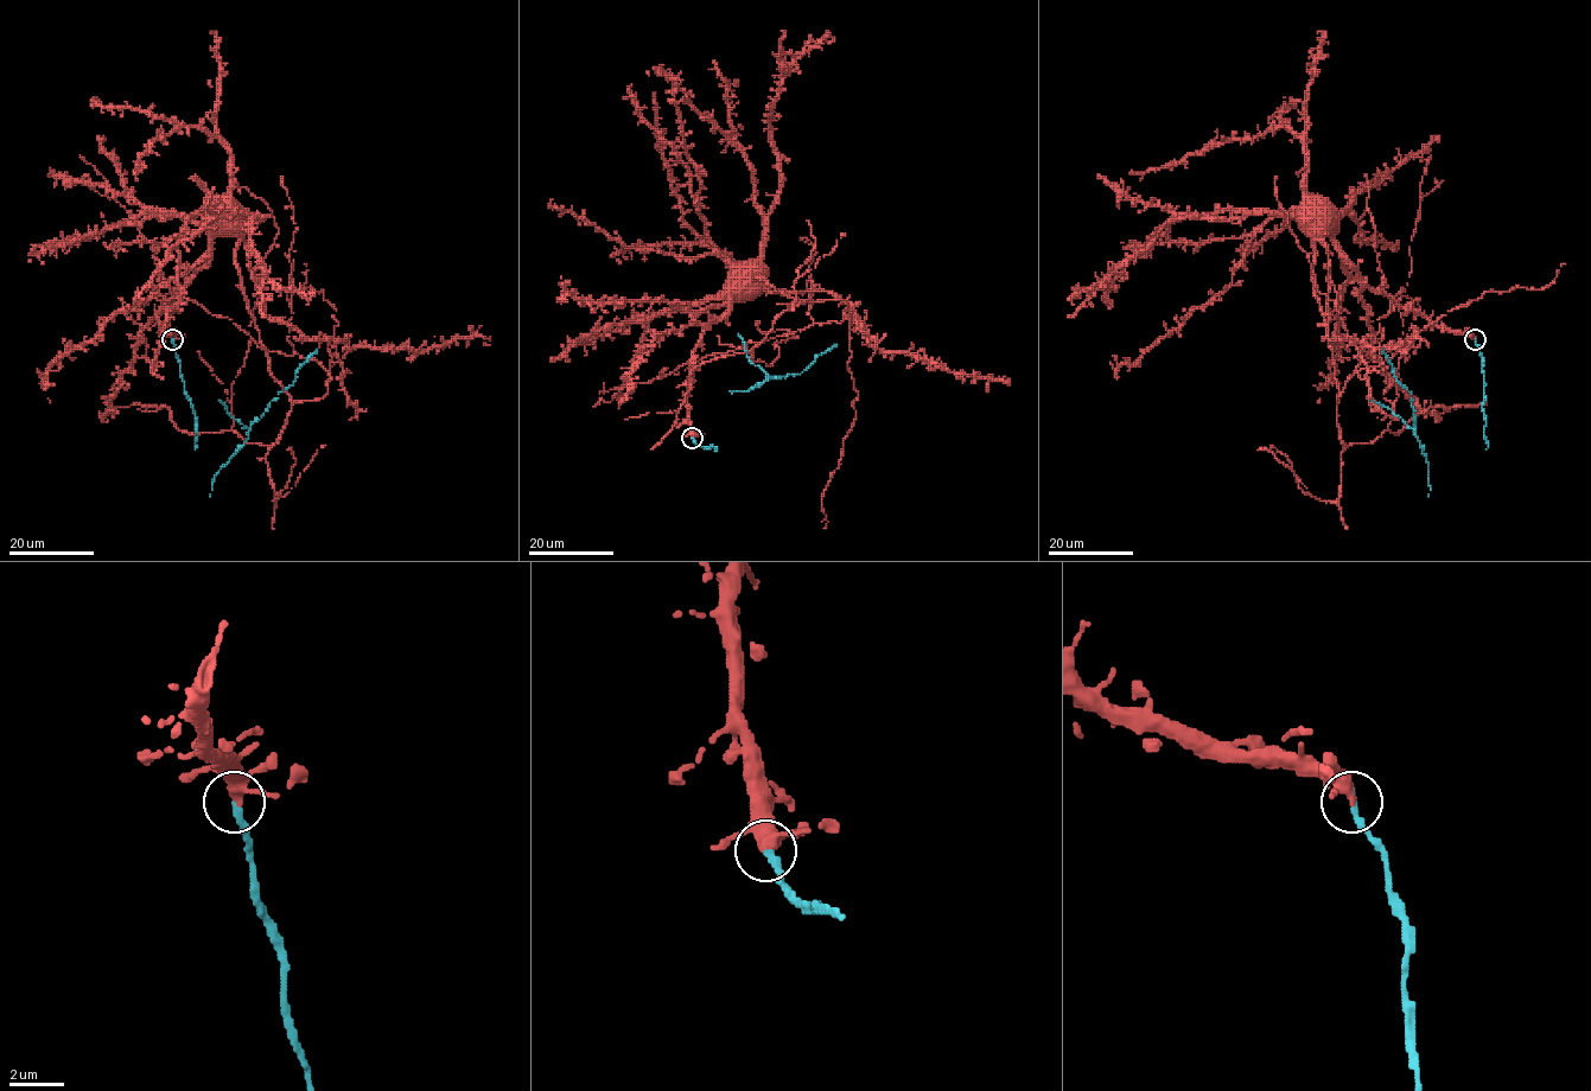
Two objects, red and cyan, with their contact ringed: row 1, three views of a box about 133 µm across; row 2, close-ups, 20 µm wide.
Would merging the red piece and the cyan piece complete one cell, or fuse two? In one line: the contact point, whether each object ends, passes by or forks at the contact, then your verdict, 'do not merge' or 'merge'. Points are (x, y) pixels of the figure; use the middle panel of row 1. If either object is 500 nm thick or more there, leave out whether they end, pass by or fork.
place (692, 438); red forks; cyan ends; do not merge

